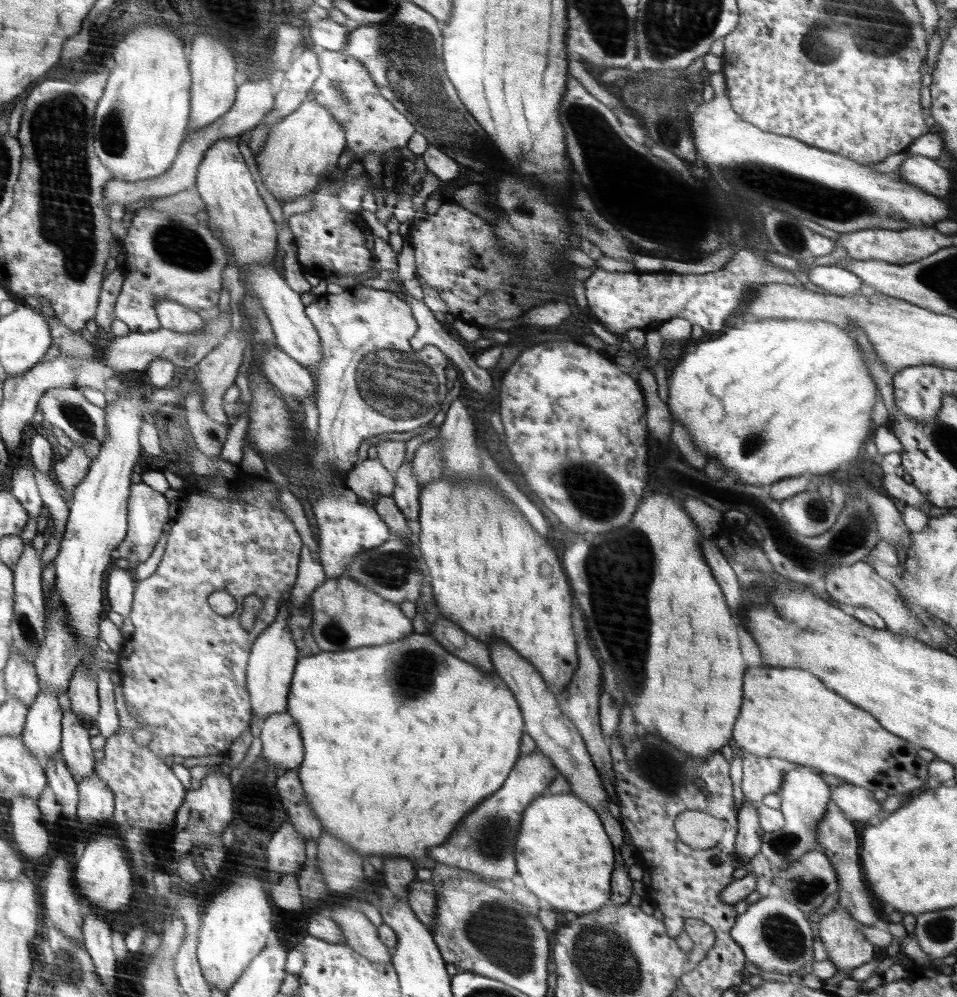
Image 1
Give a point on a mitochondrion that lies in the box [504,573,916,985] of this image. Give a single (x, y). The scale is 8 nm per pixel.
(782, 935)

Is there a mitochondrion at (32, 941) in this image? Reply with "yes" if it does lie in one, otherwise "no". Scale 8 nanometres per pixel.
no

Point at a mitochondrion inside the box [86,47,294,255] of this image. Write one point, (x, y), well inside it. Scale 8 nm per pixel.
(113, 133)

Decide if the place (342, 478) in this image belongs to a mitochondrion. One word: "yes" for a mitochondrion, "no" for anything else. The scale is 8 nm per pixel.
no

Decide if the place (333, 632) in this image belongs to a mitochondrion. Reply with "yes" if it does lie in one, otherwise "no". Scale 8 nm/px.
yes

